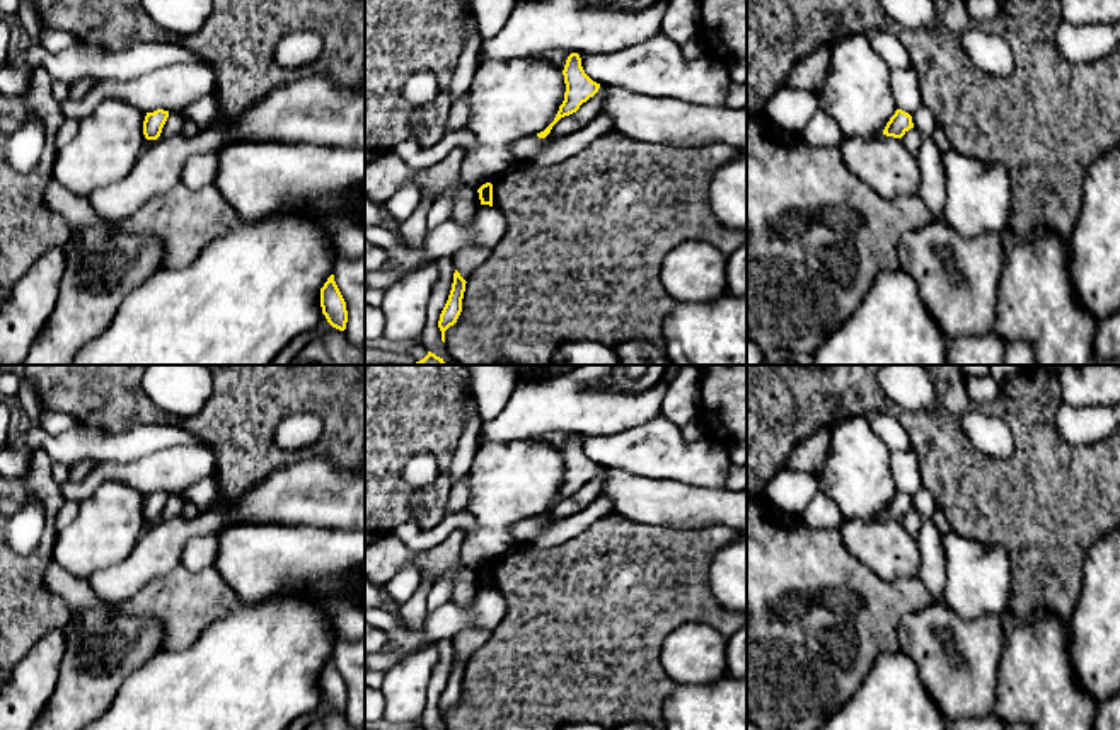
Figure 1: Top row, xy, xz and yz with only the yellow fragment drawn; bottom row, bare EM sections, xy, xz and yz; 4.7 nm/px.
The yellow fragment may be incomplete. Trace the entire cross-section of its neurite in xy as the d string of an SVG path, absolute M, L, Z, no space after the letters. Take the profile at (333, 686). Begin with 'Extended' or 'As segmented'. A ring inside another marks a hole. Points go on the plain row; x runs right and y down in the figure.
As segmented. M334 657L327 660L324 669L320 670L320 689L322 696L326 698L327 704L339 711L346 711L348 704L348 692L346 692L346 684L334 663Z

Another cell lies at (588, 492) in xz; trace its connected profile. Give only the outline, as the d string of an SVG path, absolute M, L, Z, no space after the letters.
M600 466L598 474L593 479L590 479L586 484L583 484L580 491L574 495L580 510L588 507L600 495L607 472L609 469Z

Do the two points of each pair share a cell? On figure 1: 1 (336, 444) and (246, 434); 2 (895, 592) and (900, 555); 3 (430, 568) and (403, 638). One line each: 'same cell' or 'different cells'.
1: same cell
2: different cells
3: different cells

